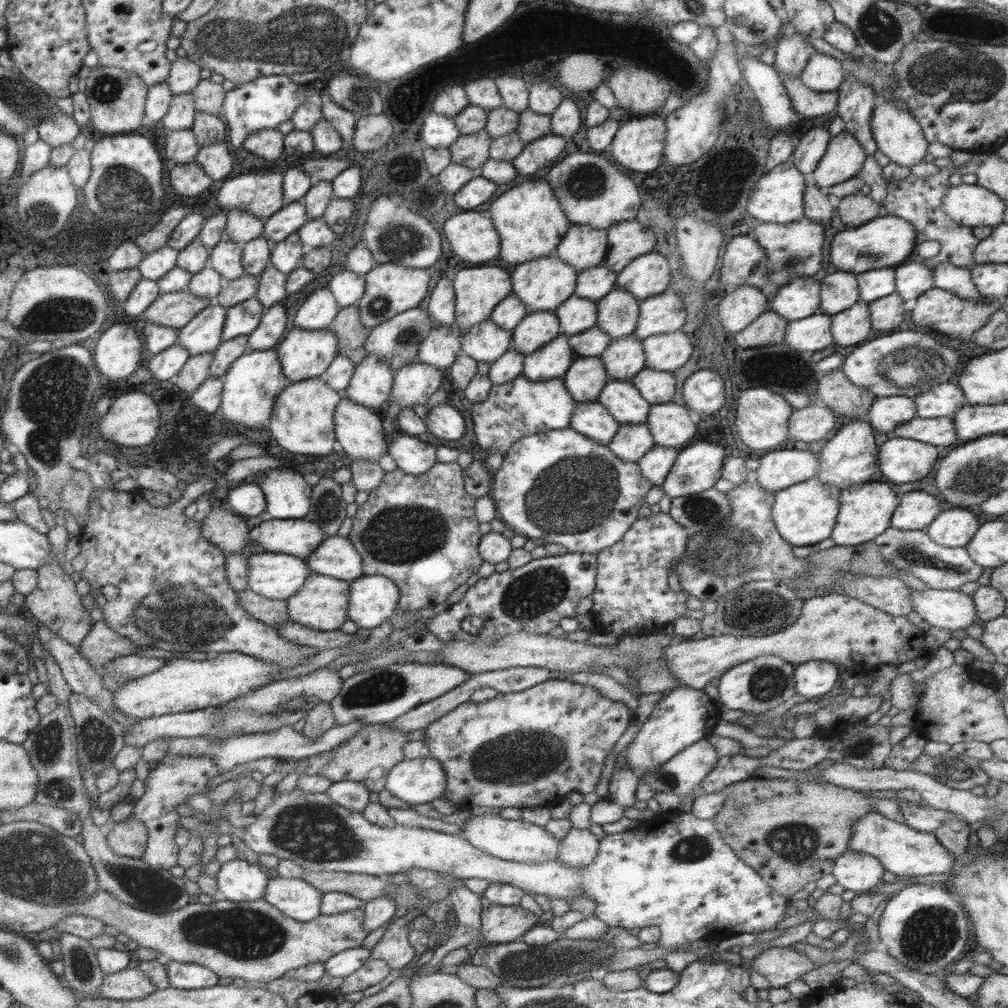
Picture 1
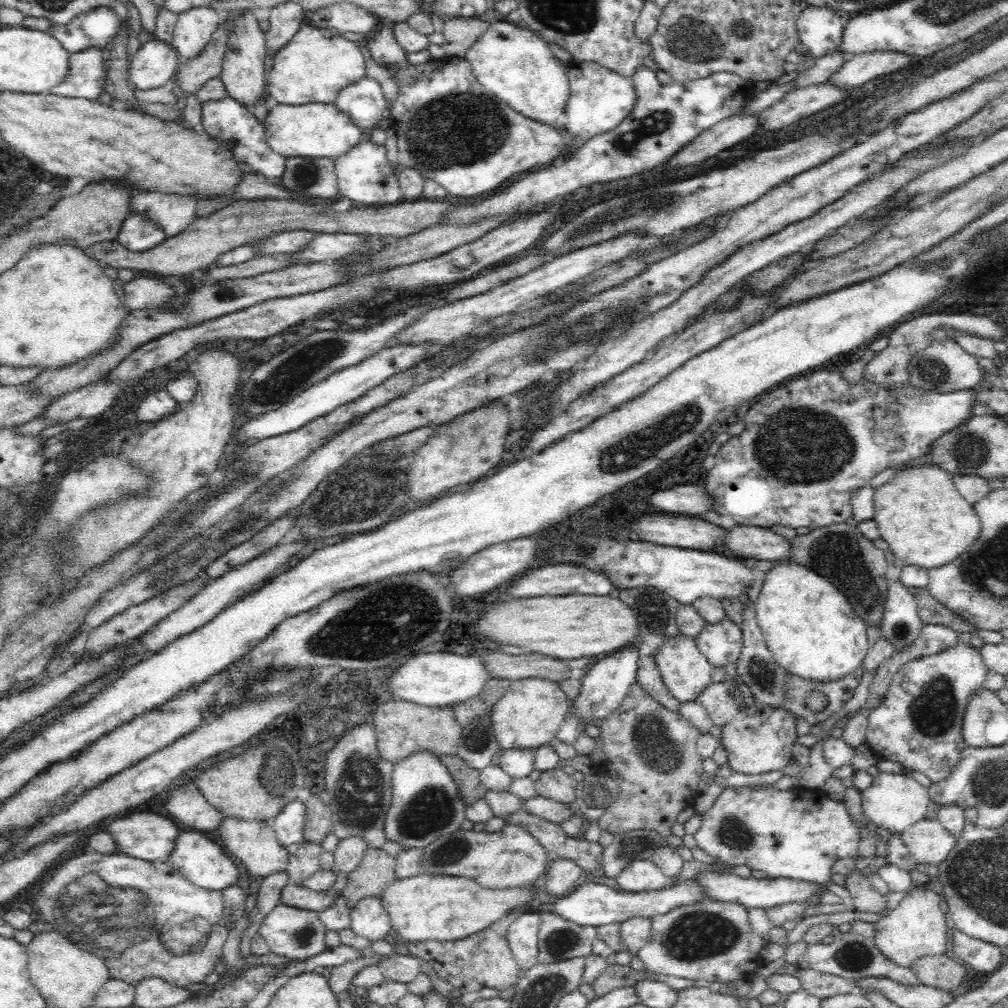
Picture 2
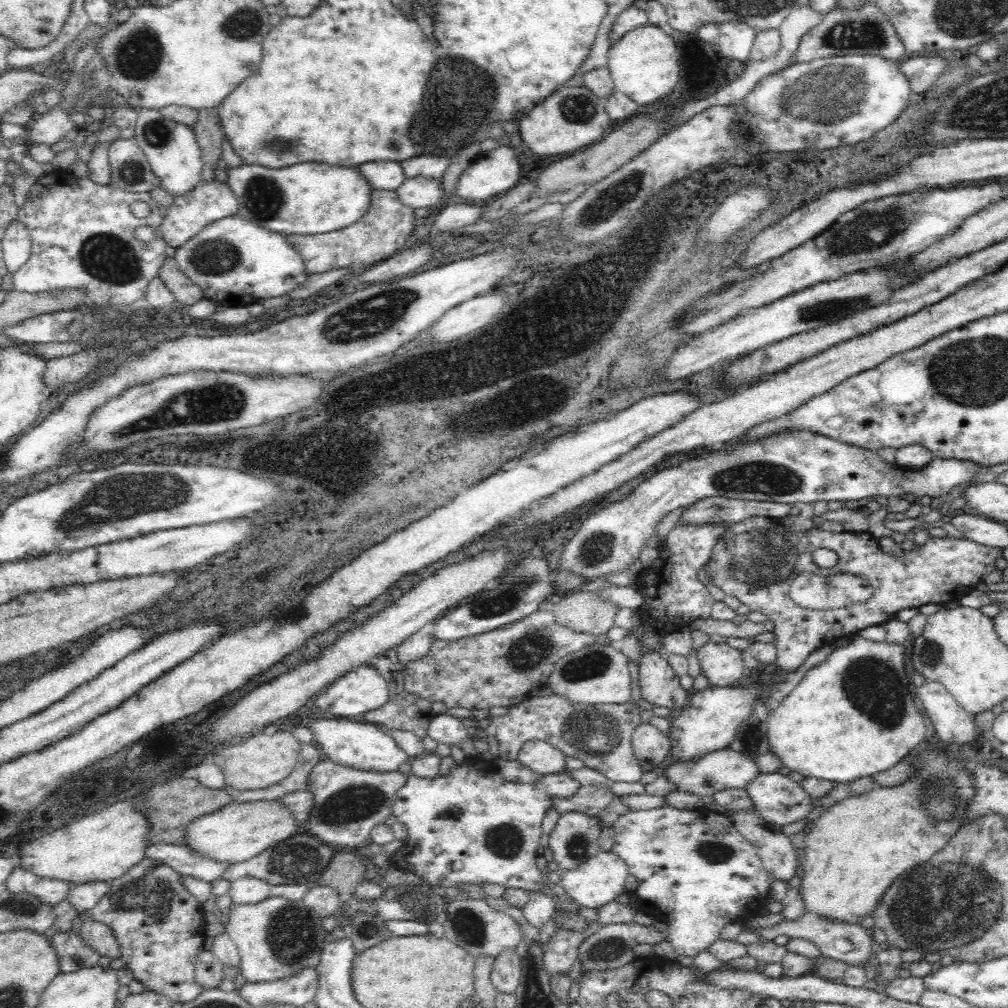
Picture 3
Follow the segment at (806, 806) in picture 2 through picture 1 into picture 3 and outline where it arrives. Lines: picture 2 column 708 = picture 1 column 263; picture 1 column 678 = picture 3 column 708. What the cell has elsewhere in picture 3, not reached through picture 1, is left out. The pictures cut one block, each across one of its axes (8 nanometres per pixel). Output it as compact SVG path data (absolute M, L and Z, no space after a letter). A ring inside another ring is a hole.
M664 805L662 807L655 807L648 810L629 810L624 816L620 816L618 821L614 822L614 831L616 831L616 839L613 846L613 853L618 855L620 859L624 860L628 865L628 874L632 874L638 881L638 886L634 893L644 900L644 902L654 907L654 917L662 924L667 933L667 941L672 944L678 955L696 956L699 952L707 950L708 946L715 940L720 939L720 932L726 924L730 923L748 923L754 917L762 913L764 902L769 898L768 890L770 884L774 882L775 878L763 866L761 858L757 854L756 847L752 846L746 839L744 839L732 825L732 822L722 813L712 812L706 808L684 810Z

